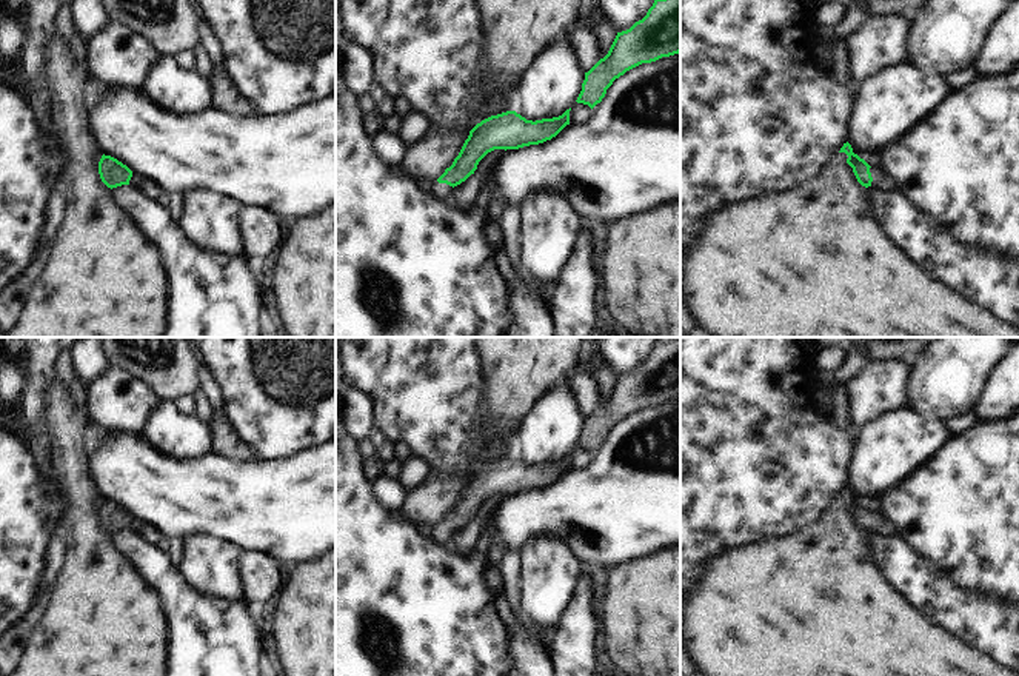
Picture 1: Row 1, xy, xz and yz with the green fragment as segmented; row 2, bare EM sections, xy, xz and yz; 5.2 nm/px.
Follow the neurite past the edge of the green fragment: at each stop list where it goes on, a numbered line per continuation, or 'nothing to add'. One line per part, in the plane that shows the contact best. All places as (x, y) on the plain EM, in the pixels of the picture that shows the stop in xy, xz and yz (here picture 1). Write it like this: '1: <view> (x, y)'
1: yz (881, 524)

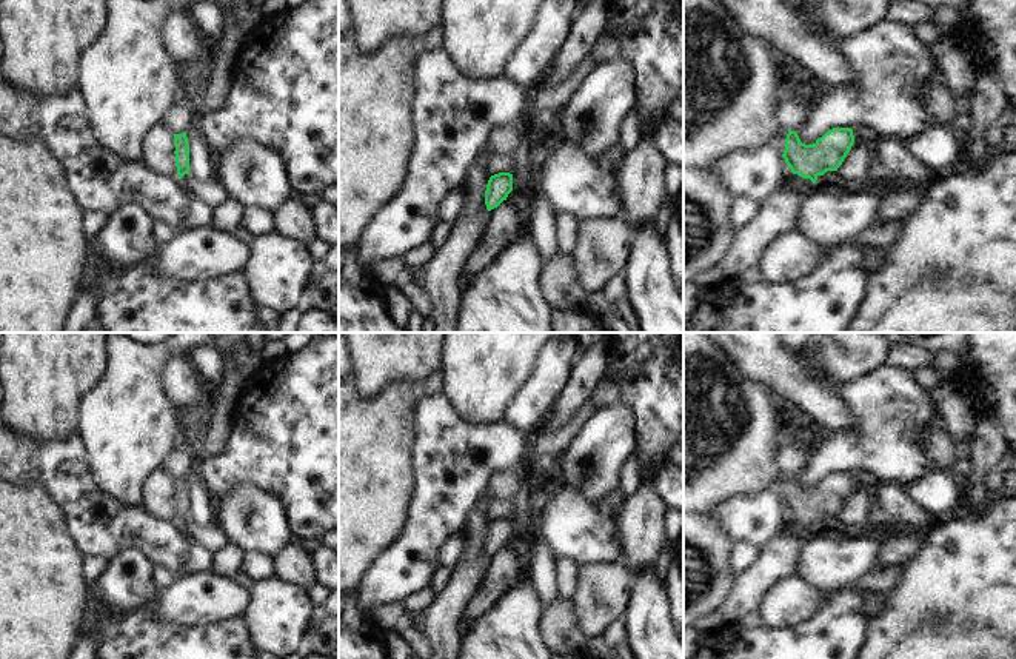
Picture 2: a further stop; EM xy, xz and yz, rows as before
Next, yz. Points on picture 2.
1: yz (799, 527)

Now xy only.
1: xy (211, 538)

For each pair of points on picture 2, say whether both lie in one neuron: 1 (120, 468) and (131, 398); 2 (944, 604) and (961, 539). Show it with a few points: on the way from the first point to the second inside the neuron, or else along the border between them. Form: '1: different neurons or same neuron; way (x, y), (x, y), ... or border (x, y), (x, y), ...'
1: same neuron; way (122, 451), (126, 438), (126, 414)
2: same neuron; way (959, 588), (961, 555)

